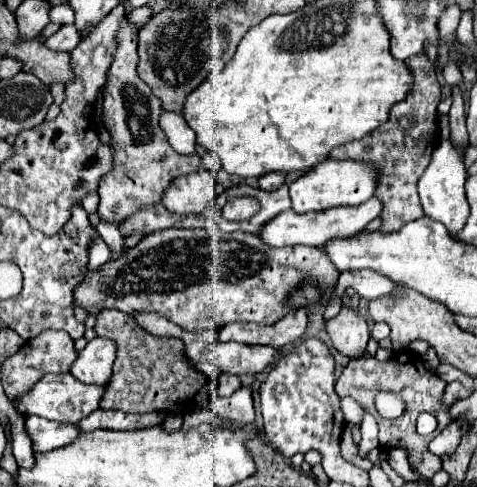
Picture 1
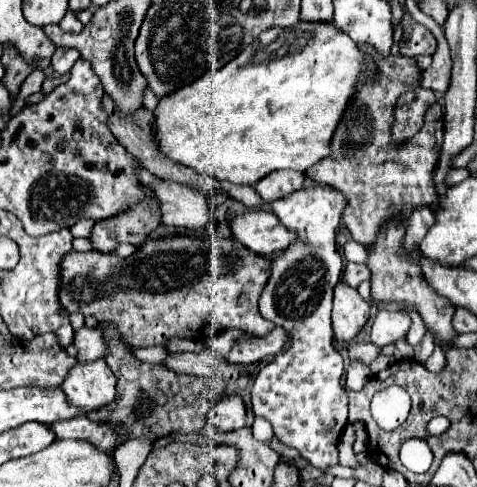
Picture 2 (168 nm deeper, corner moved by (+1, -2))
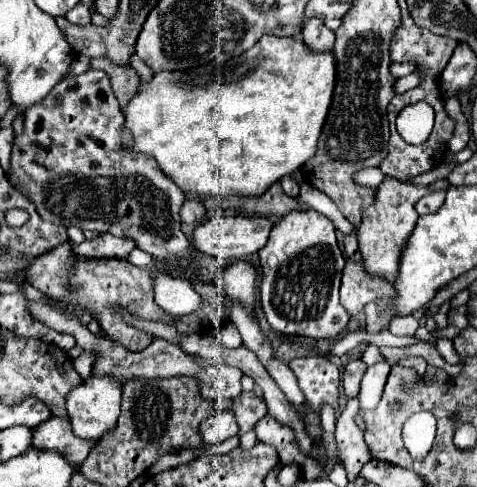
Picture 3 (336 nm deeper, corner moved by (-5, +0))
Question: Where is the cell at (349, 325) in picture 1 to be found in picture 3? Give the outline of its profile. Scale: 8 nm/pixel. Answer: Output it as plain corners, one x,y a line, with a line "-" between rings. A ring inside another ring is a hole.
346,261
340,287
340,303
350,317
358,315
366,303
378,303
380,299
396,299
396,289
386,279
374,279
366,273
362,263

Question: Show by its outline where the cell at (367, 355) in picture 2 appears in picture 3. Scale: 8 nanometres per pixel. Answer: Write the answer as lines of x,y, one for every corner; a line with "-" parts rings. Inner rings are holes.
352,359
344,373
342,373
342,385
344,385
344,393
348,397
356,395
360,391
360,379
364,377
364,371
368,369
368,365
362,359

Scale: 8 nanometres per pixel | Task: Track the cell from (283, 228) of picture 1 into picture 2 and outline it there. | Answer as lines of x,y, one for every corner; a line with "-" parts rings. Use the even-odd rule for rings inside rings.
246,211
228,221
232,237
258,255
272,255
294,243
294,235
282,229
272,211

